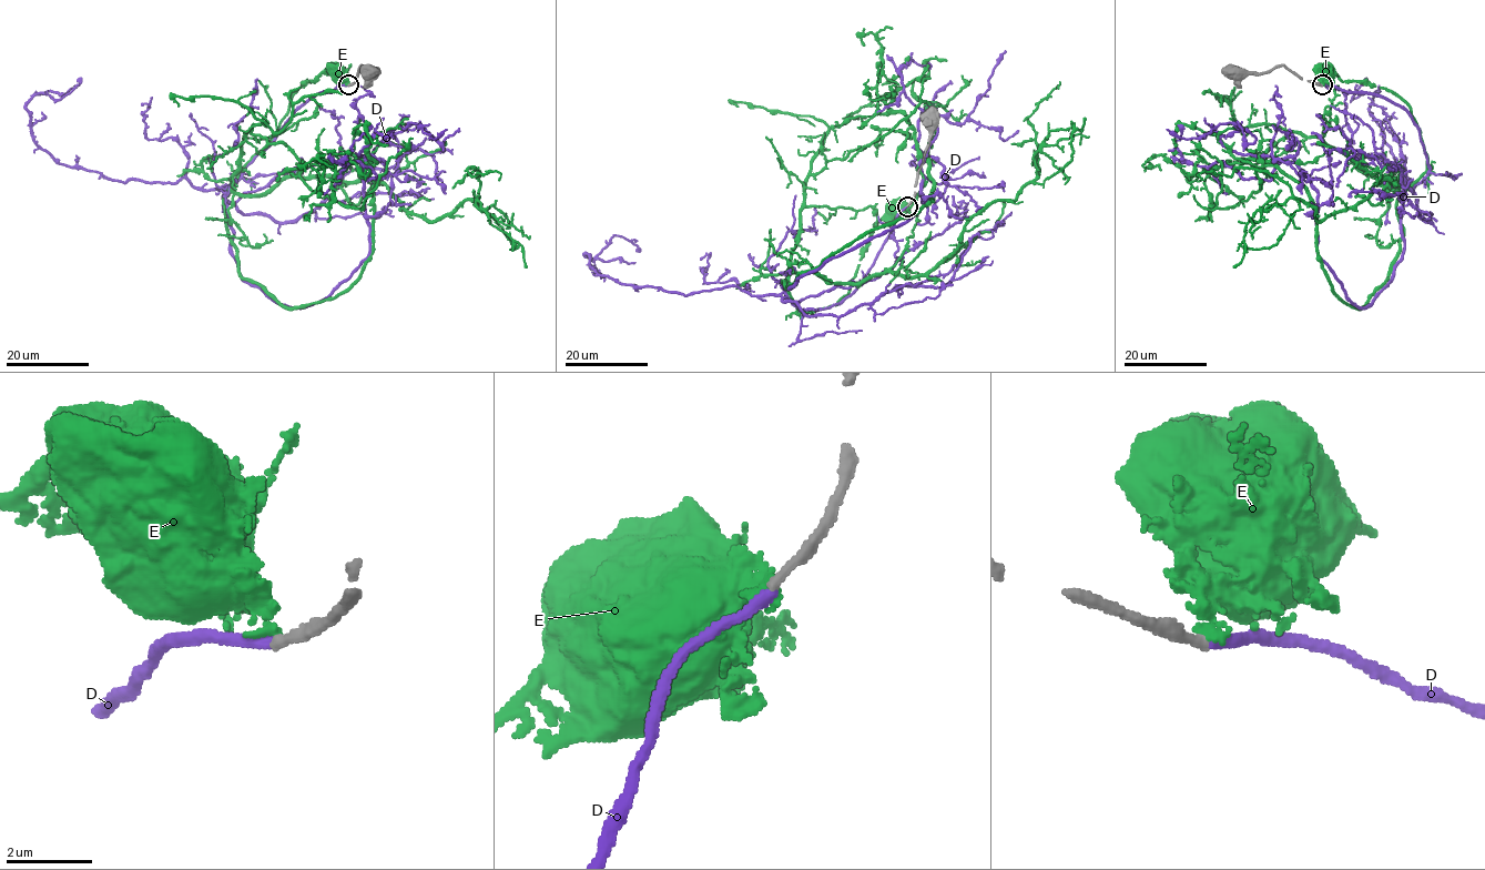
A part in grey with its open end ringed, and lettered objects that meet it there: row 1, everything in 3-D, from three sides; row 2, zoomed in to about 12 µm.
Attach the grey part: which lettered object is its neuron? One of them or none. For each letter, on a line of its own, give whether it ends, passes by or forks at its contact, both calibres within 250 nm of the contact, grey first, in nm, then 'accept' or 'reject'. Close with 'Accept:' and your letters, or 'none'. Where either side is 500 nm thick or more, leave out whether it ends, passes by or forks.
D: it ends | 240/240 nm | accept
E: it ends | 280/280 nm | reject
Accept: D

